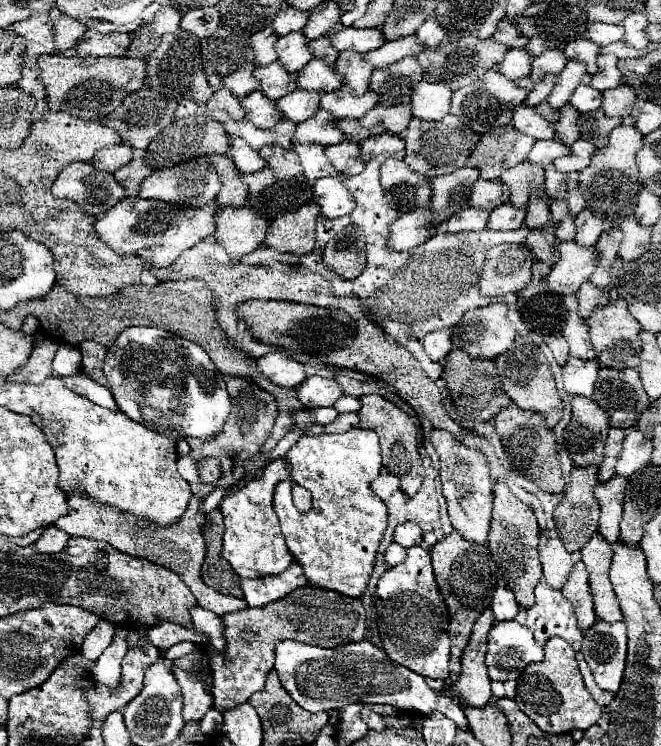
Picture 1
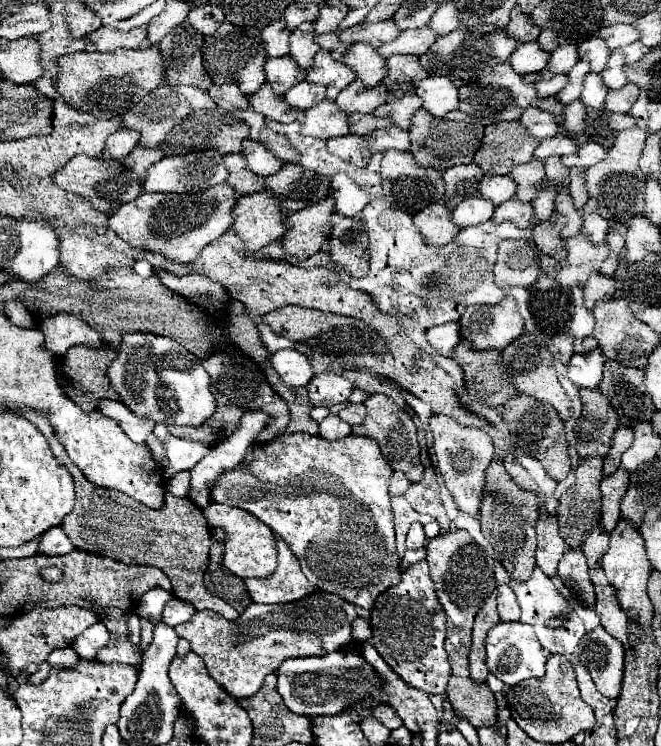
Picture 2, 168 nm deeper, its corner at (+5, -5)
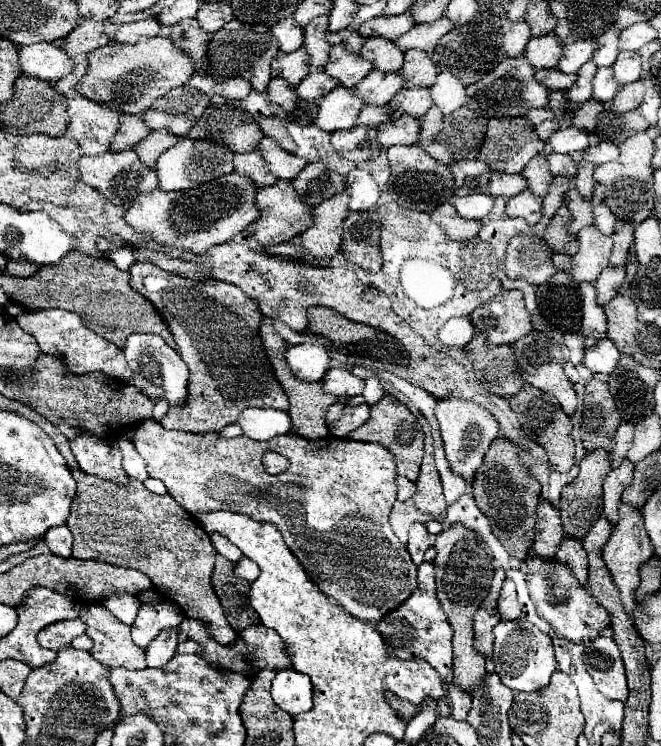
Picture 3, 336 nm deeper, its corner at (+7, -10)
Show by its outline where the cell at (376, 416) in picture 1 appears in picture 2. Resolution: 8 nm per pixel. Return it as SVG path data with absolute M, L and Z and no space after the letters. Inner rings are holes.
M371 394L367 398L367 402L363 402L363 404L367 408L367 416L365 416L363 424L353 428L353 434L377 440L389 466L393 470L405 472L409 482L413 482L413 484L419 482L423 478L423 464L419 462L419 444L417 444L417 434L415 434L417 428L411 420L411 416L405 410L401 410L391 398L387 398L383 394Z

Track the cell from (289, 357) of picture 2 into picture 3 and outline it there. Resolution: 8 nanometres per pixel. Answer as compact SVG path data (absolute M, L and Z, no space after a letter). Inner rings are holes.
M307 341L287 351L287 363L291 371L303 381L321 381L329 369L329 351L327 345L319 341Z

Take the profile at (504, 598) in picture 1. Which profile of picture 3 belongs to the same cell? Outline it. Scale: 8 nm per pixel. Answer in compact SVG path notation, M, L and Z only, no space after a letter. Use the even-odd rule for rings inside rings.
M505 579L503 587L501 587L501 595L497 601L497 609L501 613L501 619L519 619L521 617L521 605L517 601L517 593L515 593L515 583L511 579Z

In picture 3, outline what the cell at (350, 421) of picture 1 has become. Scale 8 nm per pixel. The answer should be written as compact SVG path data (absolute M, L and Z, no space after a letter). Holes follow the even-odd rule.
M363 403L363 405L345 405L343 415L339 417L339 421L333 423L333 427L331 427L329 433L333 437L343 439L343 437L349 435L349 431L355 431L367 419L369 419L369 405L367 403Z

